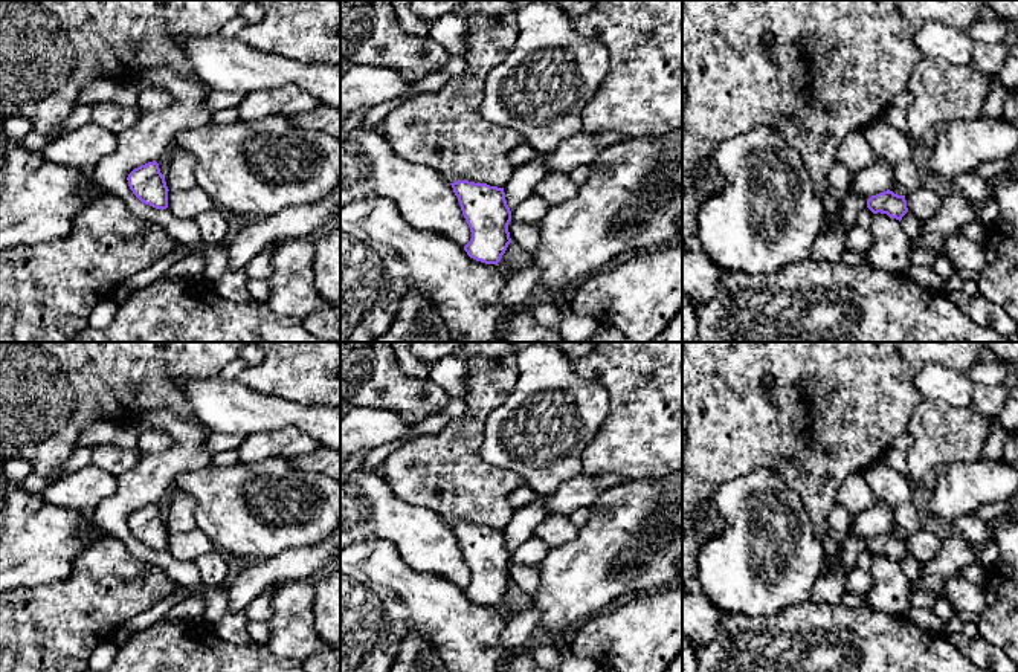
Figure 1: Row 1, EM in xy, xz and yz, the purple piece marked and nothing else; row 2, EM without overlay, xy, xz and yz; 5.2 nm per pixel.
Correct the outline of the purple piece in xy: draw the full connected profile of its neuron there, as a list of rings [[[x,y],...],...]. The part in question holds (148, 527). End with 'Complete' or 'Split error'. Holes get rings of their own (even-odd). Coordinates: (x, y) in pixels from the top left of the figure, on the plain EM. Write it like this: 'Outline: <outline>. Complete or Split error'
Outline: [[[156,502],[134,510],[128,519],[133,536],[145,547],[156,551],[168,550],[168,528]]]. Complete

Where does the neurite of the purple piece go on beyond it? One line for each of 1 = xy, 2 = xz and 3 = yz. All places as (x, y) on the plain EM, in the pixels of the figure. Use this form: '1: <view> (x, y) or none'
1: none
2: none
3: none

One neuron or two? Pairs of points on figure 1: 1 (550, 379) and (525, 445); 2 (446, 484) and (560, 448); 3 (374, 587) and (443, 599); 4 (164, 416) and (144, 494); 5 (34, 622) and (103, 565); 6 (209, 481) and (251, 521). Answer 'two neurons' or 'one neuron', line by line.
1: one neuron
2: two neurons
3: one neuron
4: one neuron
5: one neuron
6: one neuron

